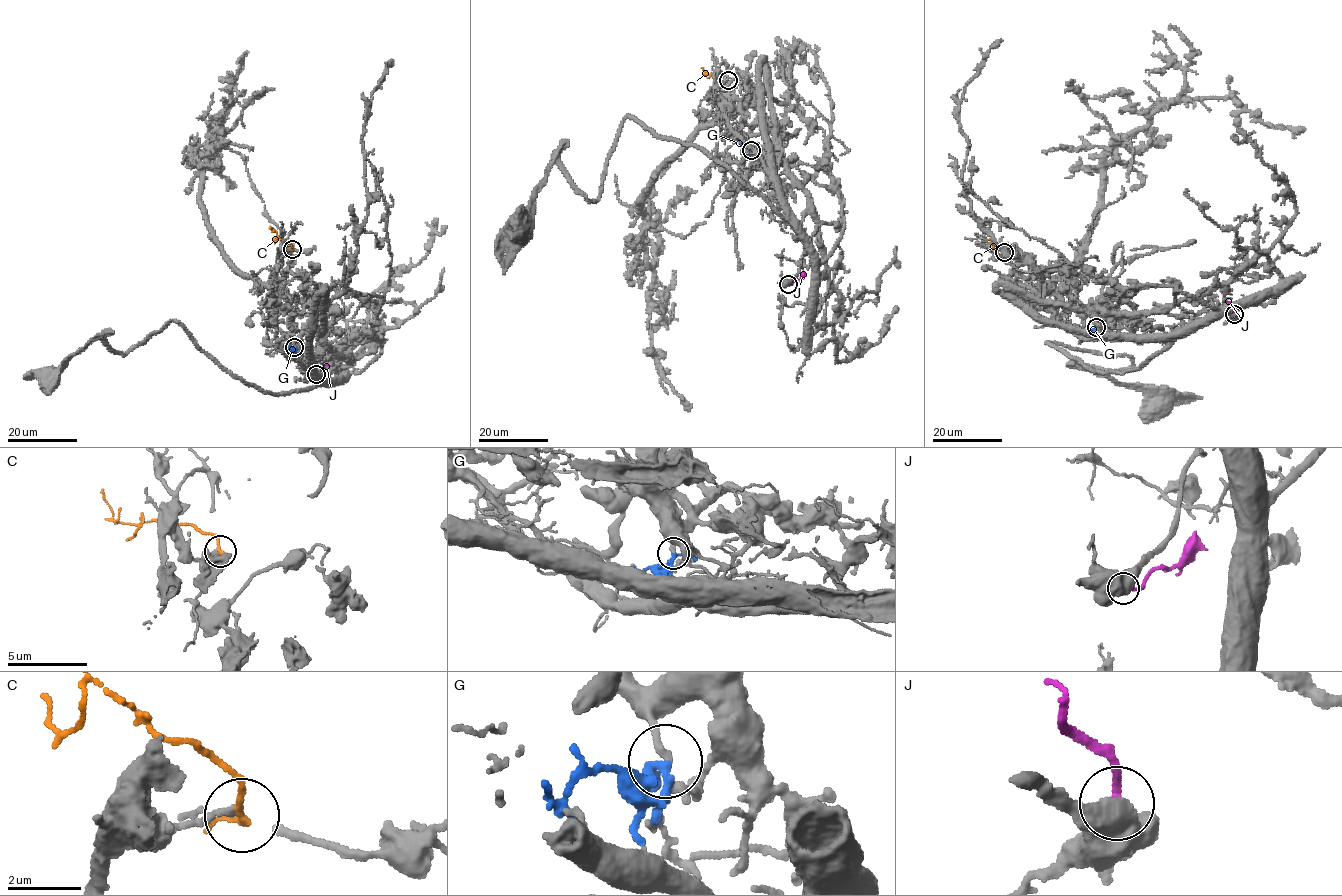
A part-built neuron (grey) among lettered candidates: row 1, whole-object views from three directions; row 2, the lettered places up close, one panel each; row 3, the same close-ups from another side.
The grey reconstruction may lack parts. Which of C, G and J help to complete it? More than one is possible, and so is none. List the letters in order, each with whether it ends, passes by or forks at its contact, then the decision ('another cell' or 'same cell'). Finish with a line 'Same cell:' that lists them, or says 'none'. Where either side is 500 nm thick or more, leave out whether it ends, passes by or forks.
C: it passes by; another cell
G: it passes by; same cell
J: another cell
Same cell: G

